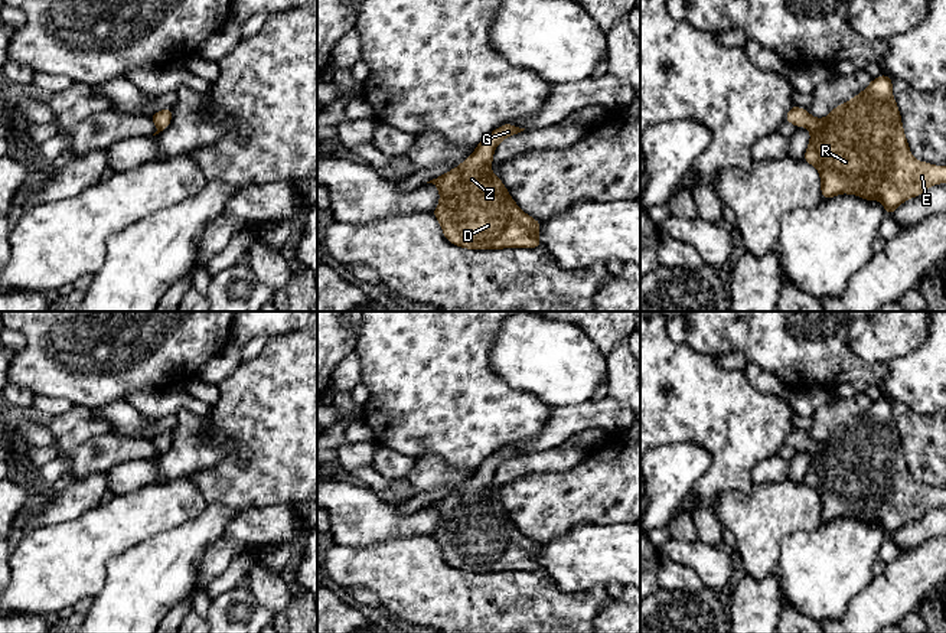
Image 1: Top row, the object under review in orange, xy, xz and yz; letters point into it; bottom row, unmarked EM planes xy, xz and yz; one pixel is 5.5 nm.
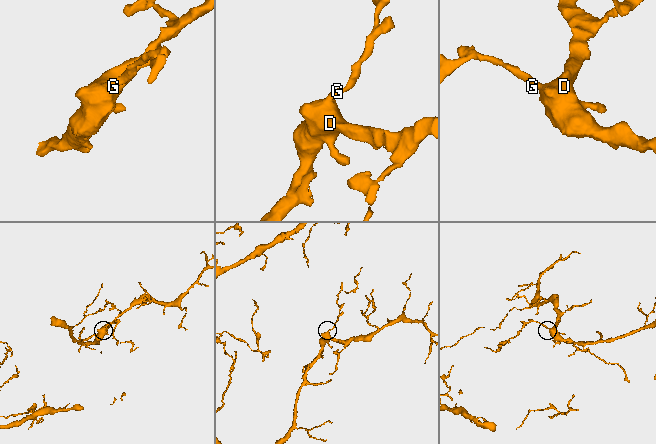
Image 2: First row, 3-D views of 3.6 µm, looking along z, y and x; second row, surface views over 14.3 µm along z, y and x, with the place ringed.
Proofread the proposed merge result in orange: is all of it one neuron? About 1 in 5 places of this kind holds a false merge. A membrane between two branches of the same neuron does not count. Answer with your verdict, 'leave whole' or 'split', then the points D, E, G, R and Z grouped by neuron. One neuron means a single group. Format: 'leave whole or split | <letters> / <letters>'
leave whole | D E G R Z

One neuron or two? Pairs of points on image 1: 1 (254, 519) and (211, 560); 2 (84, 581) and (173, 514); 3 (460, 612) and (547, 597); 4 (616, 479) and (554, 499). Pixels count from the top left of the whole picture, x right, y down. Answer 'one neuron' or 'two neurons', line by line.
1: one neuron
2: one neuron
3: one neuron
4: one neuron

